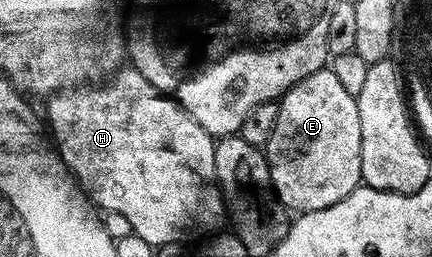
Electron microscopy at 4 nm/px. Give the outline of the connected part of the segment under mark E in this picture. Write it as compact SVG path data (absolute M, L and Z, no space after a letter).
M324 66L320 71L308 74L308 78L304 78L300 82L296 82L296 86L292 86L277 101L278 113L276 114L276 127L272 130L272 134L268 138L268 142L264 146L266 153L266 161L270 167L270 187L273 195L286 208L291 208L291 213L301 214L303 212L311 212L312 210L324 210L328 206L332 206L336 202L340 202L340 198L347 196L351 190L362 184L362 163L360 162L360 114L358 113L358 102L355 96L348 94L348 90L344 90L344 85L336 79L336 74L331 72L329 67Z

